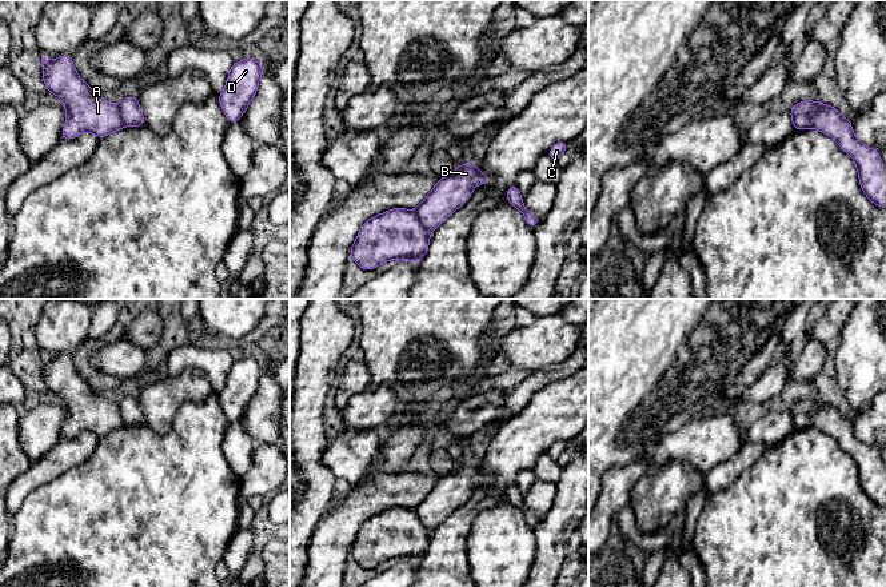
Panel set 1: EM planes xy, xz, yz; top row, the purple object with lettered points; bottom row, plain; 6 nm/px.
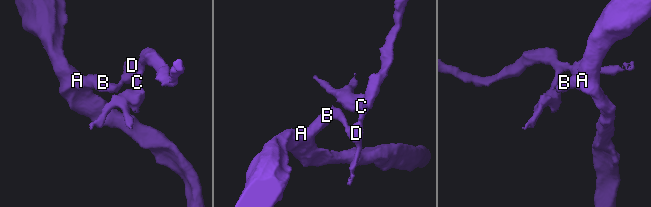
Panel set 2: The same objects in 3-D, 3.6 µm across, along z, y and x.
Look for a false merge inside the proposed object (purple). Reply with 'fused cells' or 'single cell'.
fused cells

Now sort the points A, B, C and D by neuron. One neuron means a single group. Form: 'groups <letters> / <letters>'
groups A / B C D

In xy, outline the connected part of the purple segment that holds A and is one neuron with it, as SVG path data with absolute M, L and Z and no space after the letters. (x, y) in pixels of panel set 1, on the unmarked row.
M41 355L41 362L47 390L64 400L67 420L61 439L73 439L85 430L103 438L124 426L119 404L93 391L77 374L71 355L55 359Z

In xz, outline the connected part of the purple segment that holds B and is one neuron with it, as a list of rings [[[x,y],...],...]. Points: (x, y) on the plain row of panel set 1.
[[[463,460],[451,474],[440,476],[428,495],[414,508],[423,526],[432,531],[459,506],[462,506],[479,483],[491,480],[480,466]]]

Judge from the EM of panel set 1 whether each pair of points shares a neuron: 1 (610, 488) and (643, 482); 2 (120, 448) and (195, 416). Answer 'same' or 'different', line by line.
1: different
2: same

